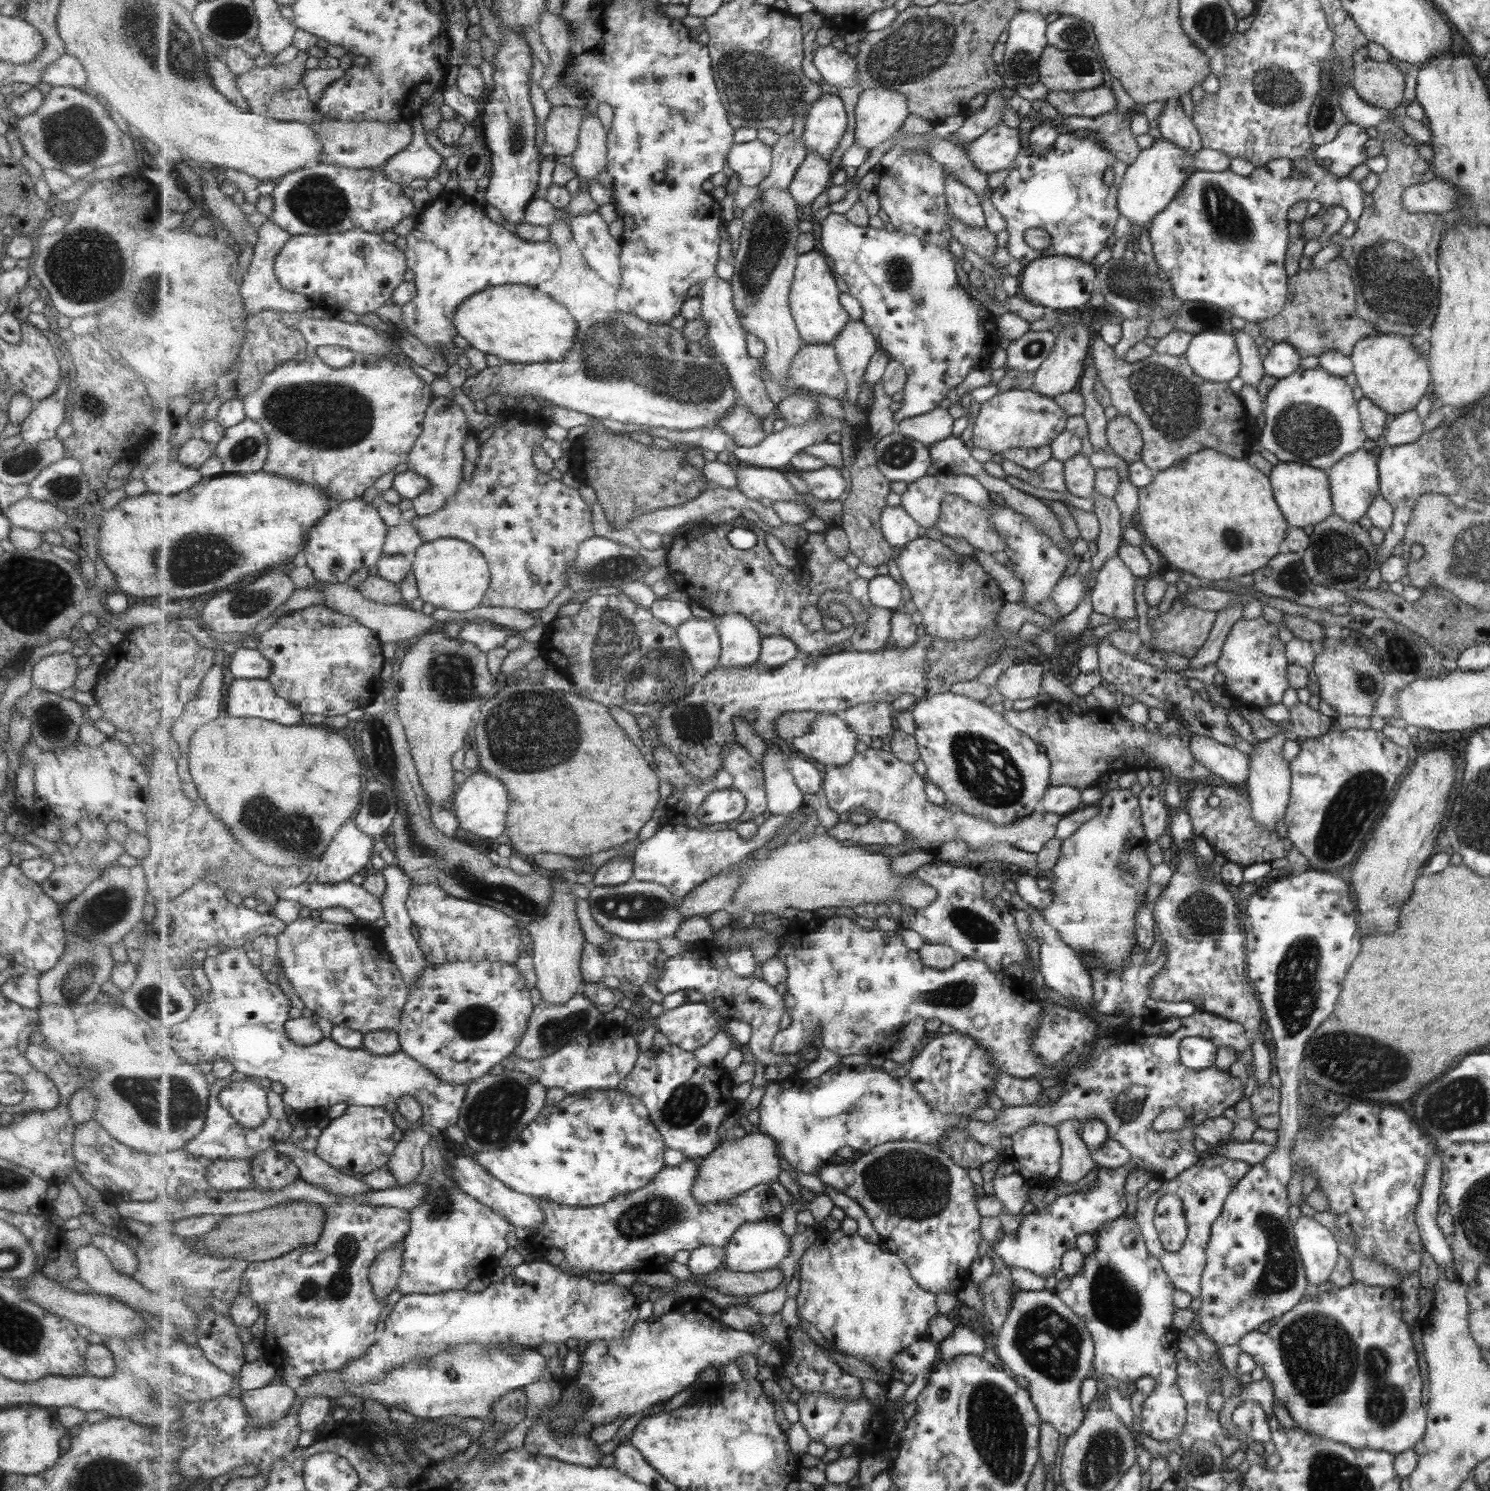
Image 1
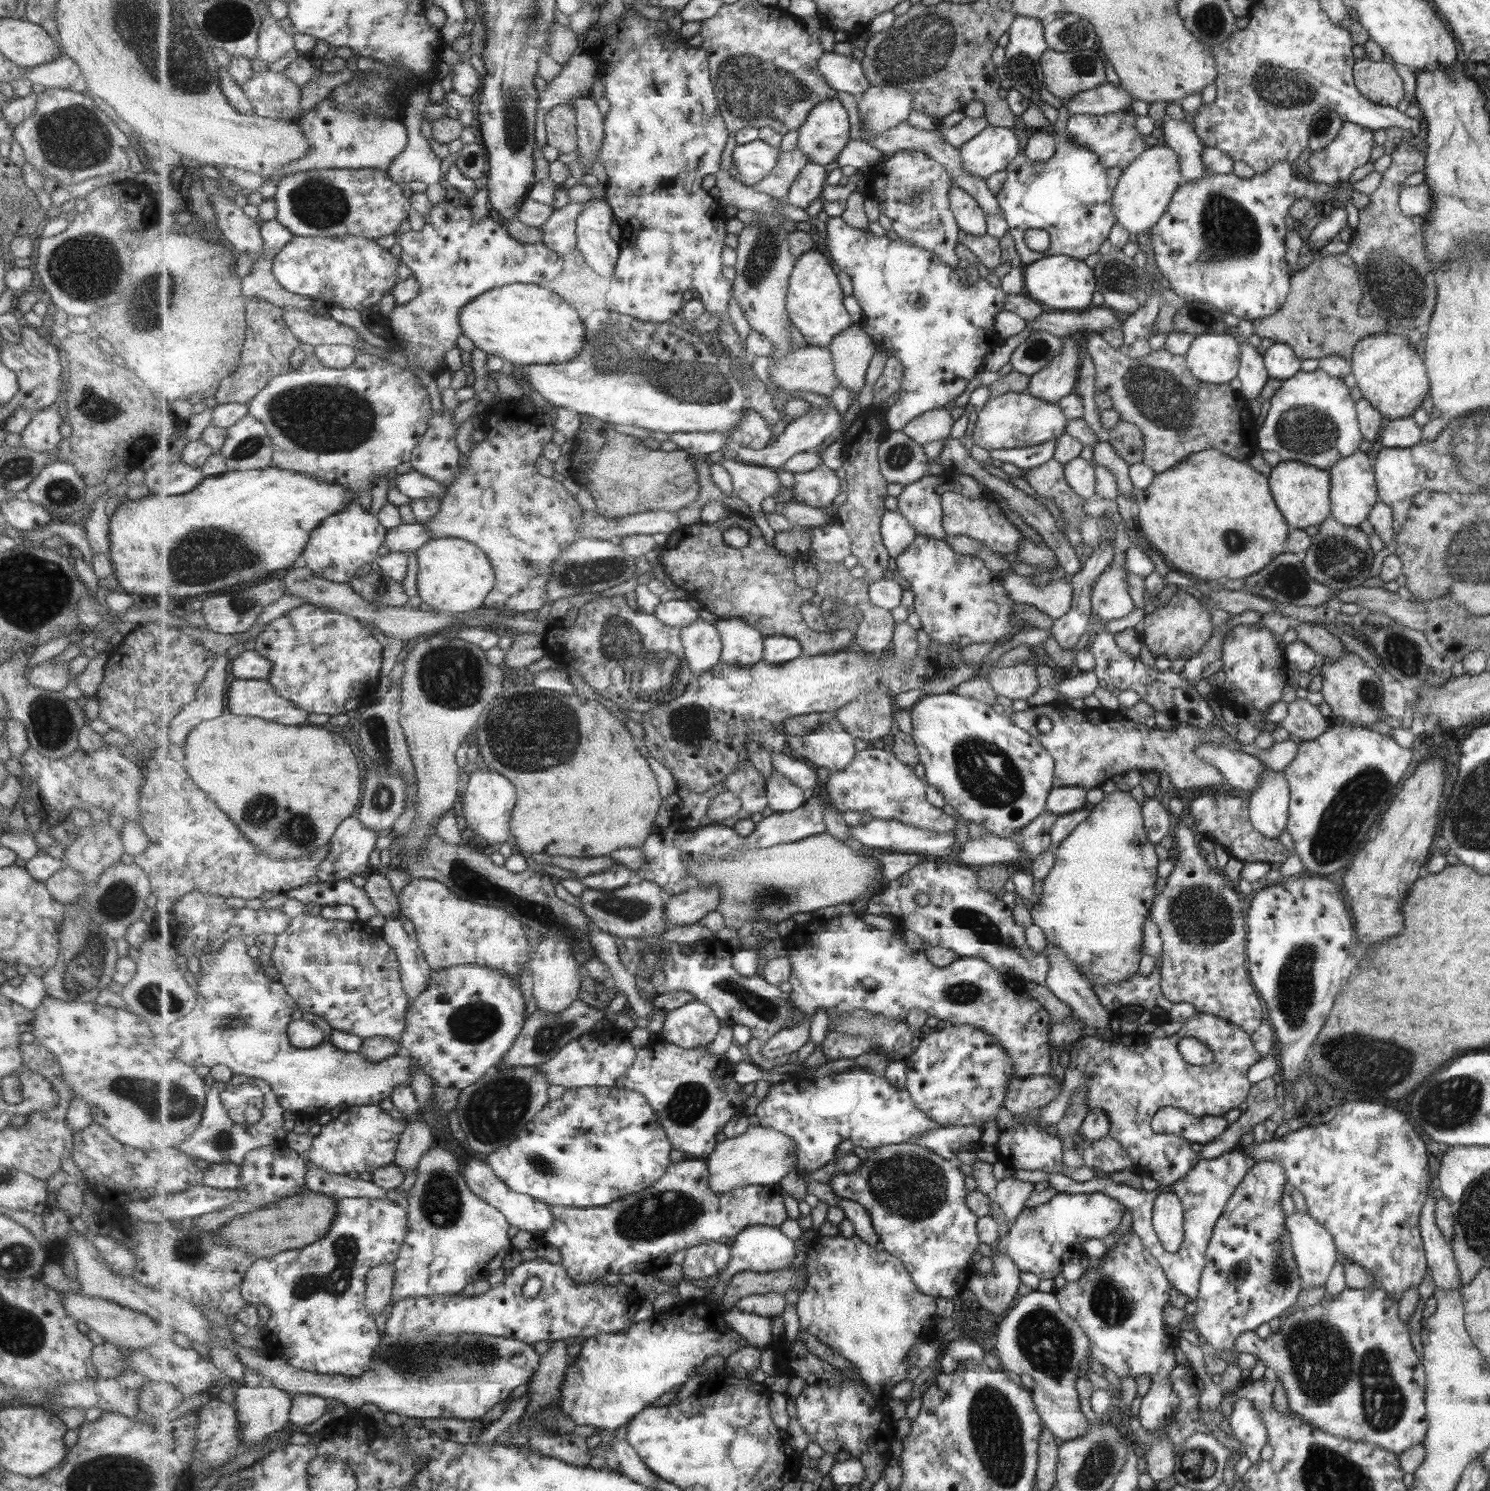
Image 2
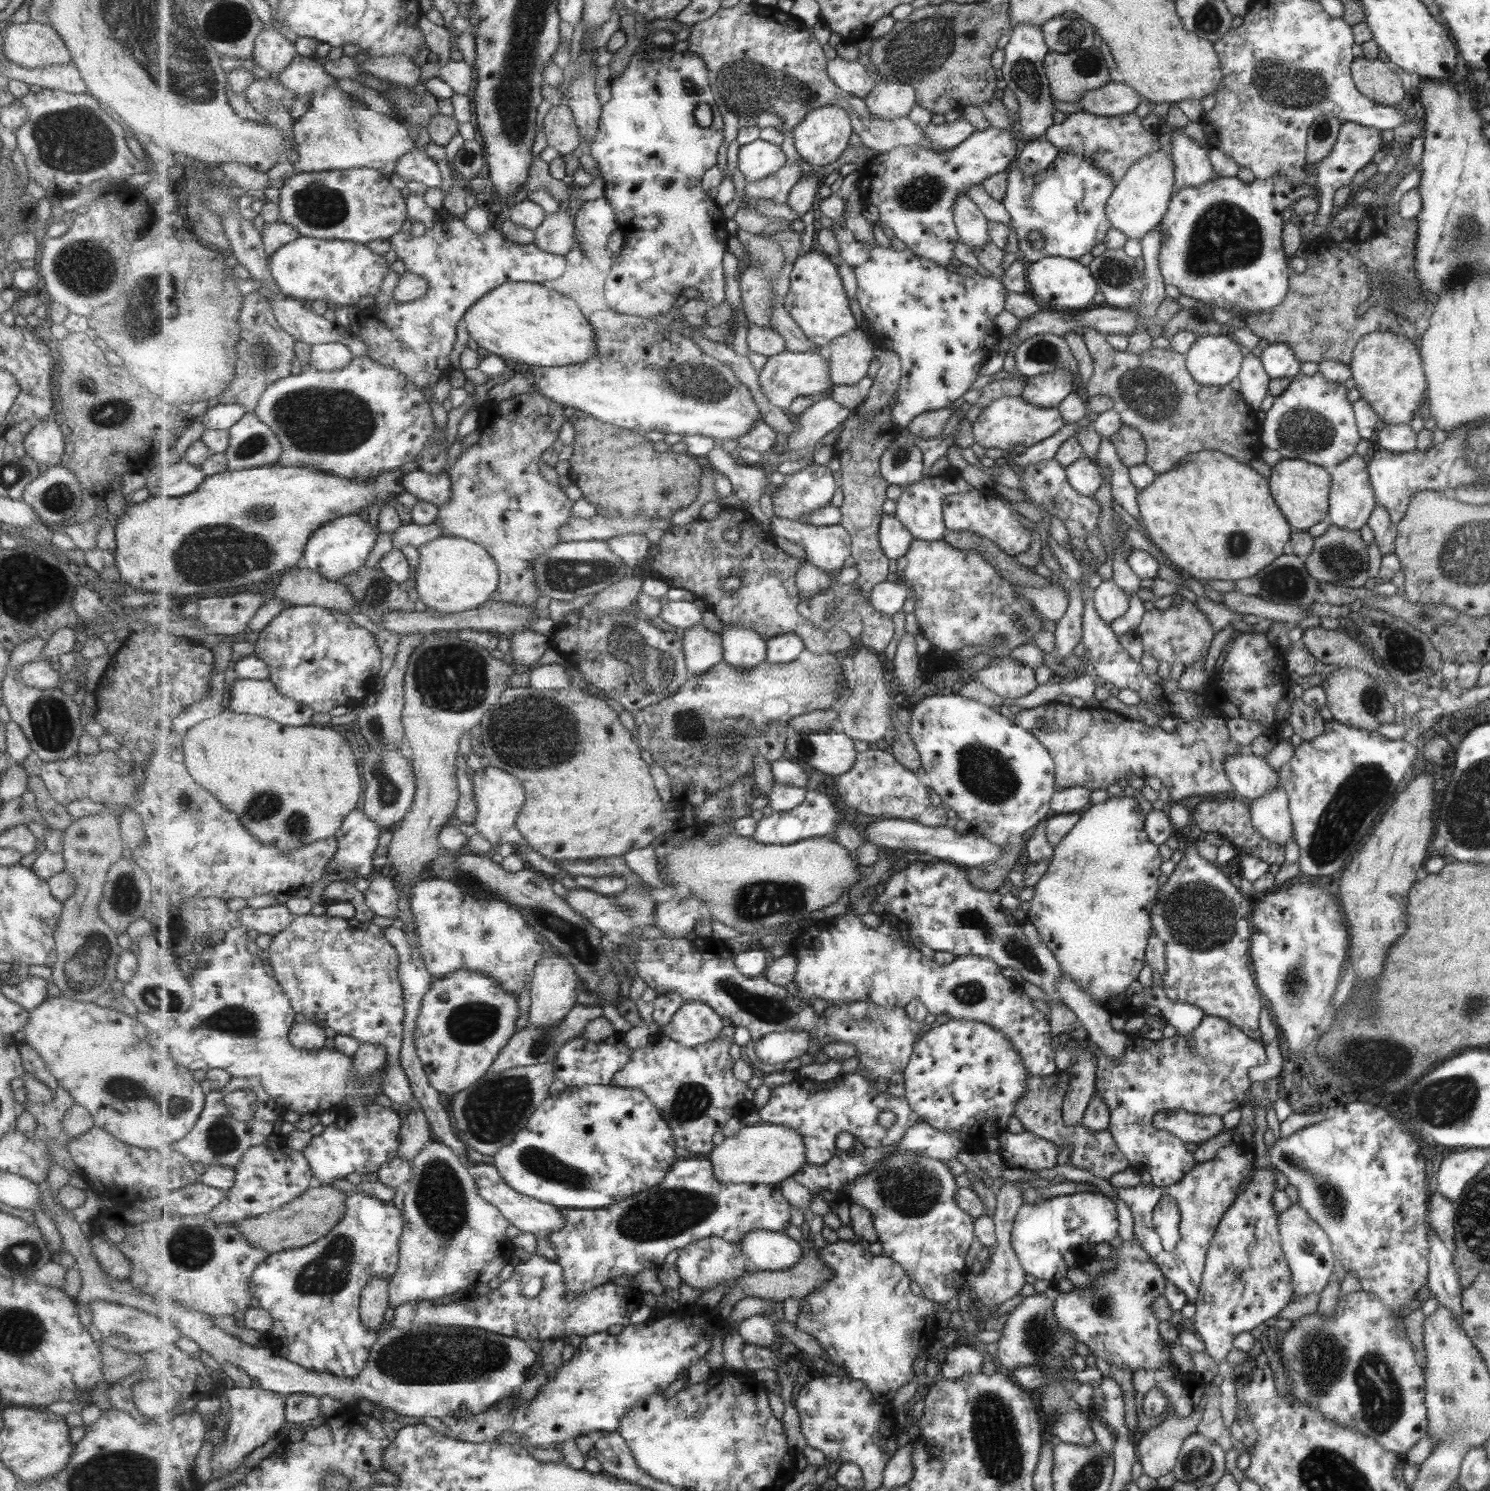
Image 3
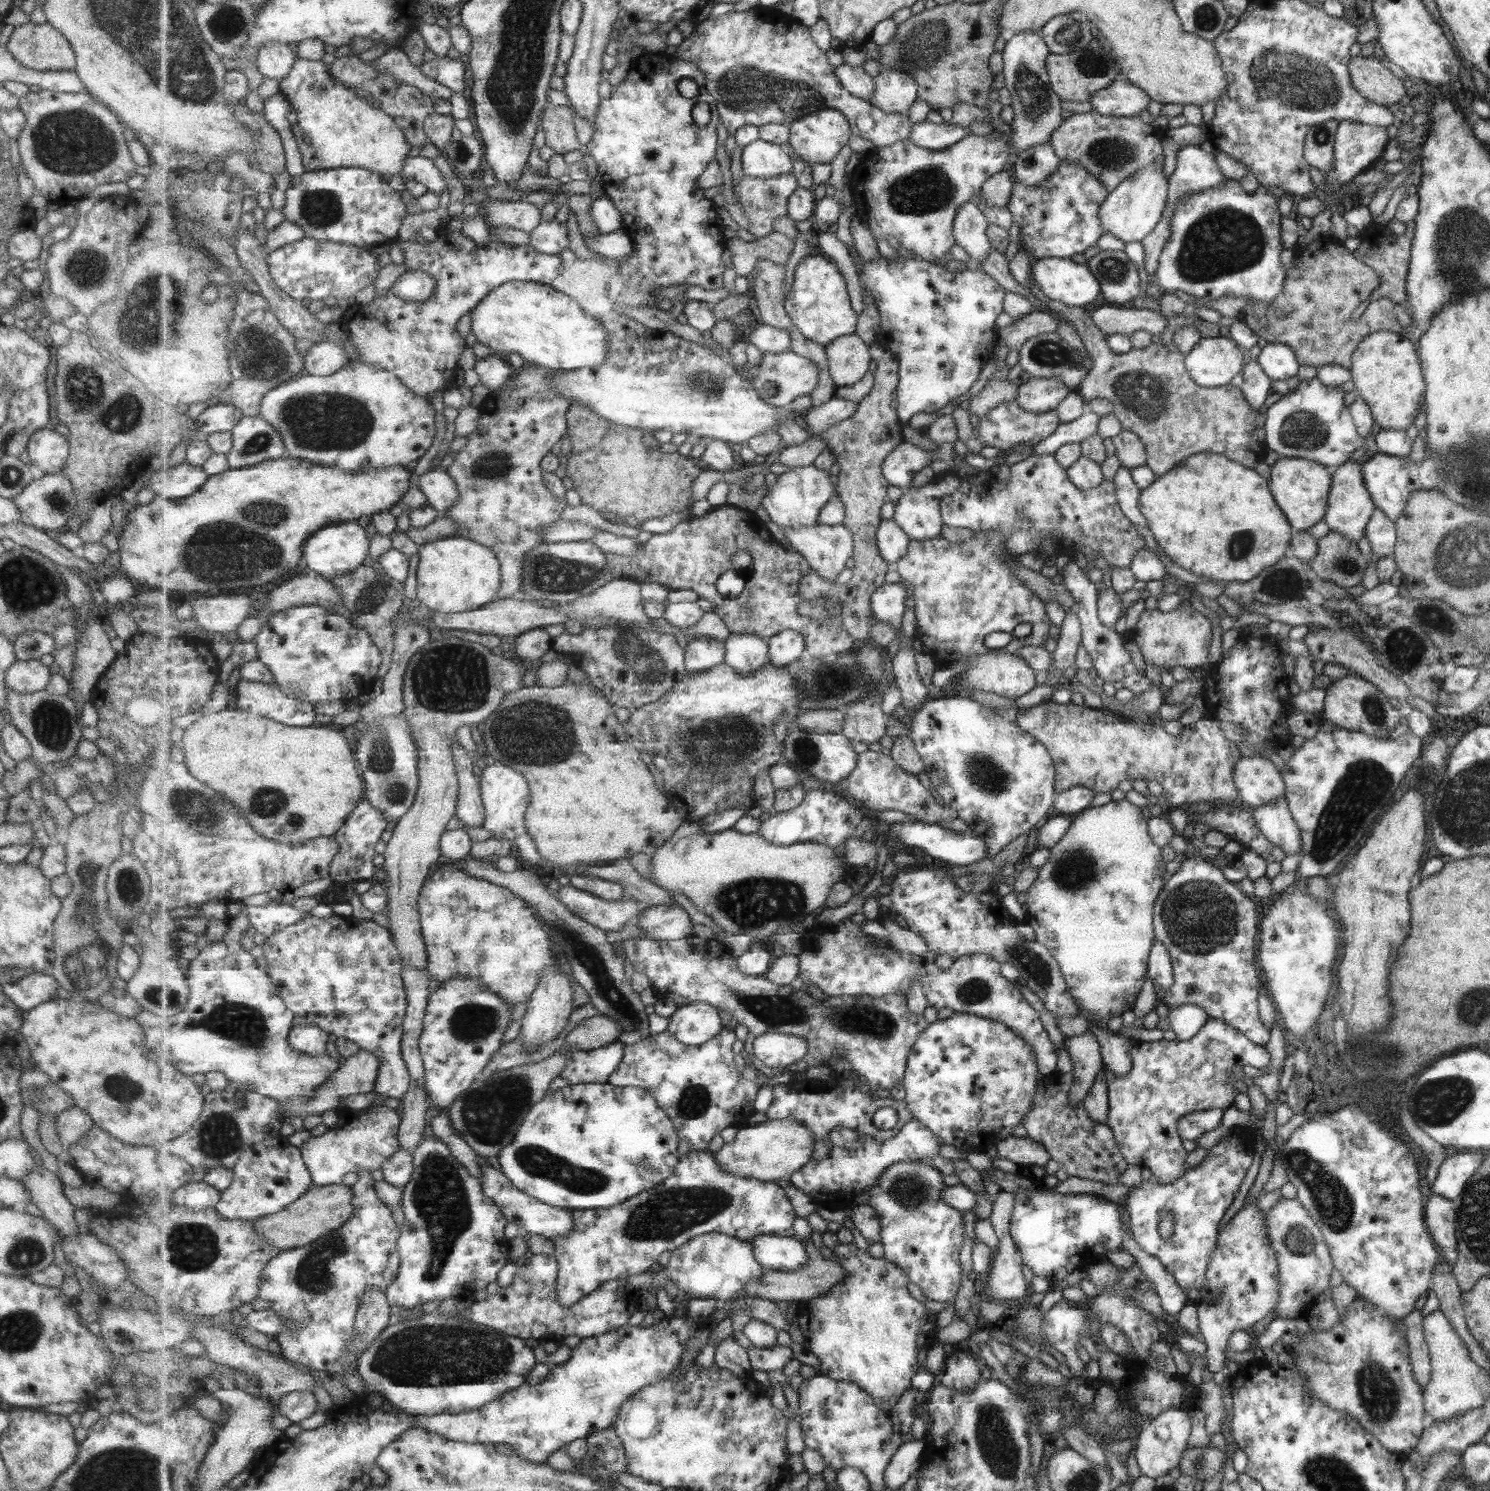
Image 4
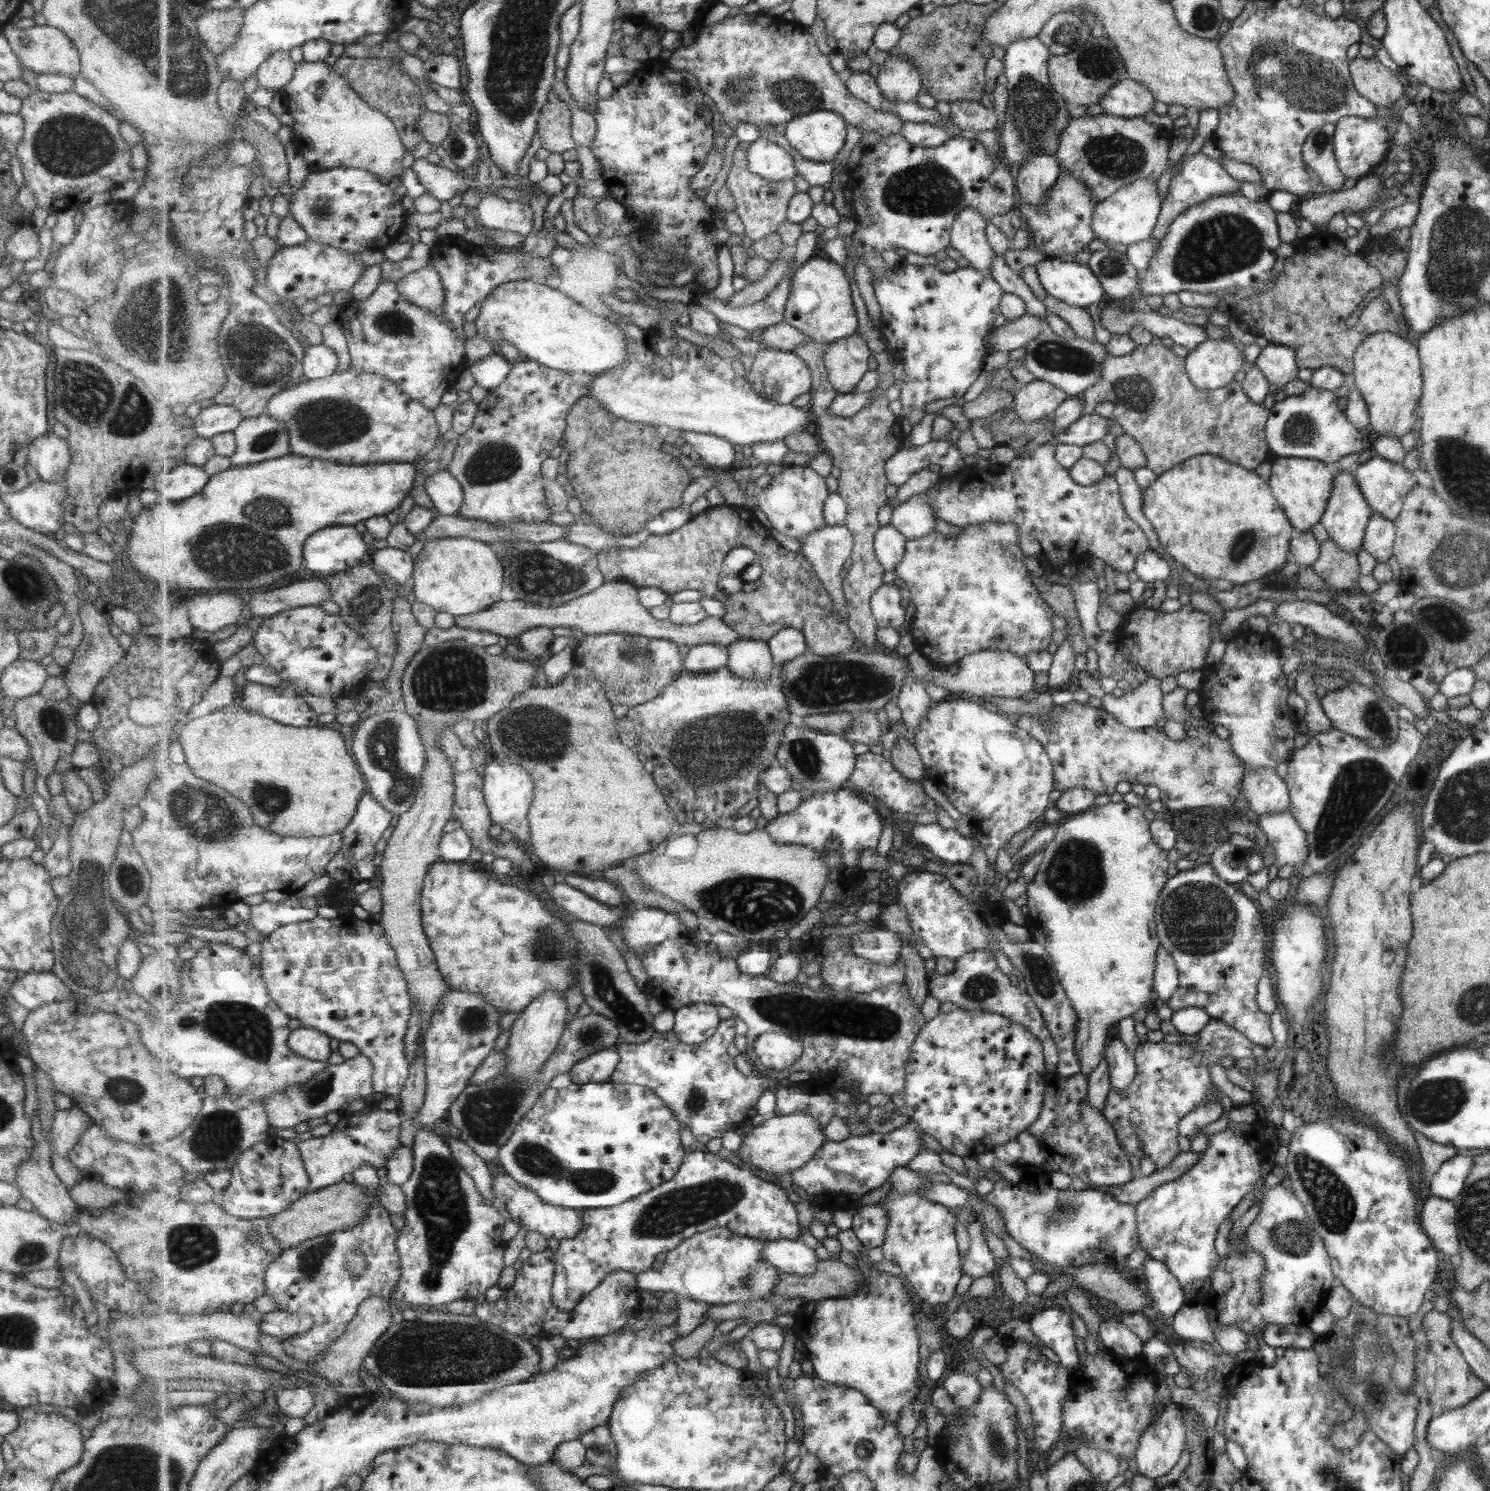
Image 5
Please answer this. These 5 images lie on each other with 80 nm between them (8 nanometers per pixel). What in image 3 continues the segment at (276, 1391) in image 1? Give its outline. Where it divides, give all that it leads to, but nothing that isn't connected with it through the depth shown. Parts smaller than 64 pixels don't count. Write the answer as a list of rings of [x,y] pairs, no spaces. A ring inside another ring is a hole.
[[[229,1385],[223,1391],[223,1395],[231,1404],[229,1410],[230,1425],[226,1434],[224,1445],[213,1452],[211,1465],[213,1470],[224,1468],[235,1470],[243,1459],[251,1454],[255,1448],[267,1444],[275,1438],[283,1424],[287,1422],[286,1396],[265,1390],[263,1387],[239,1388]]]

